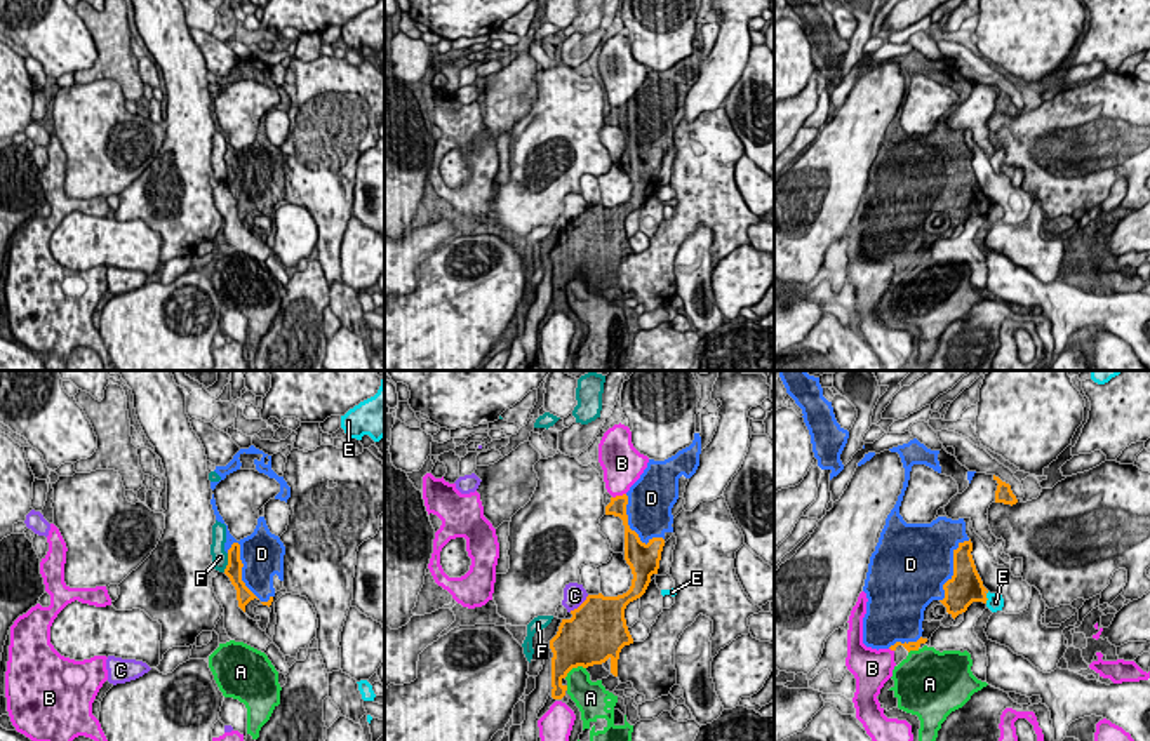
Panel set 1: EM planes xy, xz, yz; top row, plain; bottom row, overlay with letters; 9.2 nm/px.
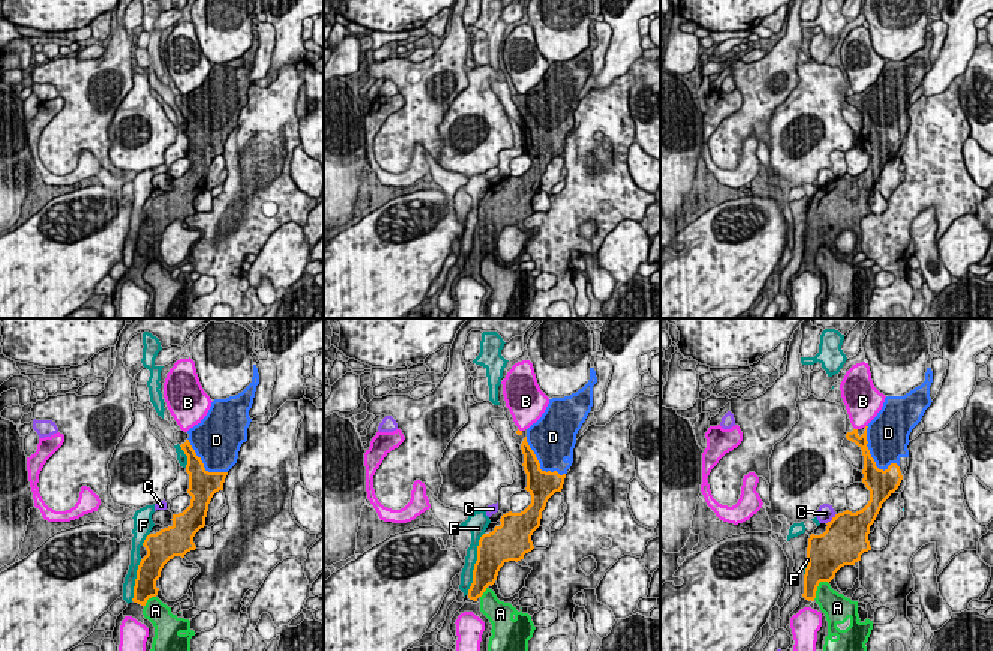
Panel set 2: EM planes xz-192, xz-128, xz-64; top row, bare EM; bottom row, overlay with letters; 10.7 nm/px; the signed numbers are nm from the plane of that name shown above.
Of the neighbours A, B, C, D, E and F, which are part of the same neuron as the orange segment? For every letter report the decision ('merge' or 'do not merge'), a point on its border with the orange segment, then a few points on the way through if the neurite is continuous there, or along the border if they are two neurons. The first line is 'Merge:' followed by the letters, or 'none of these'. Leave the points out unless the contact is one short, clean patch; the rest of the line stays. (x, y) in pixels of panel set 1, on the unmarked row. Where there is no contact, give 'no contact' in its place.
Merge: D
A: do not merge | xz (574, 277)
B: do not merge | xz (618, 106)
C: do not merge | xz (580, 216) | along xz (588, 206), (569, 221)
D: merge | xy (240, 183)
E: do not merge | yz (985, 207) | along yz (989, 202), (985, 213)
F: do not merge | xy (228, 173)

